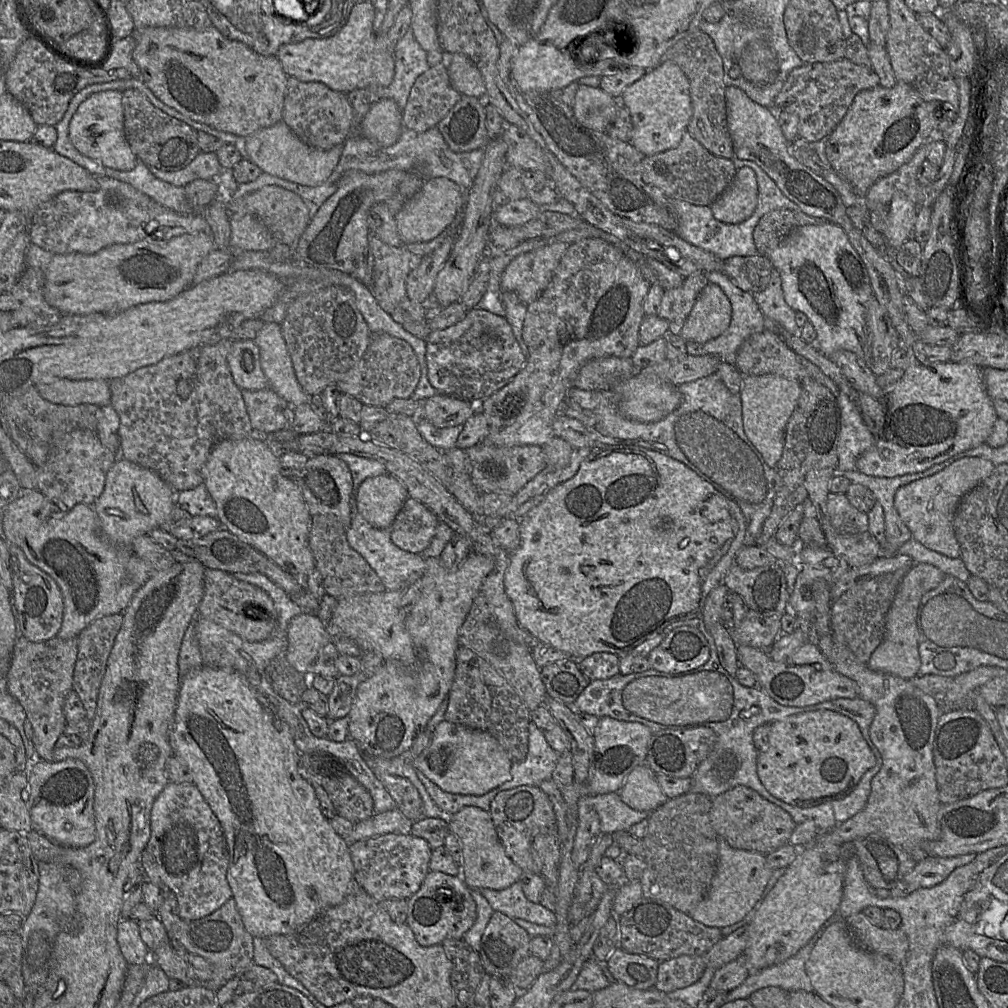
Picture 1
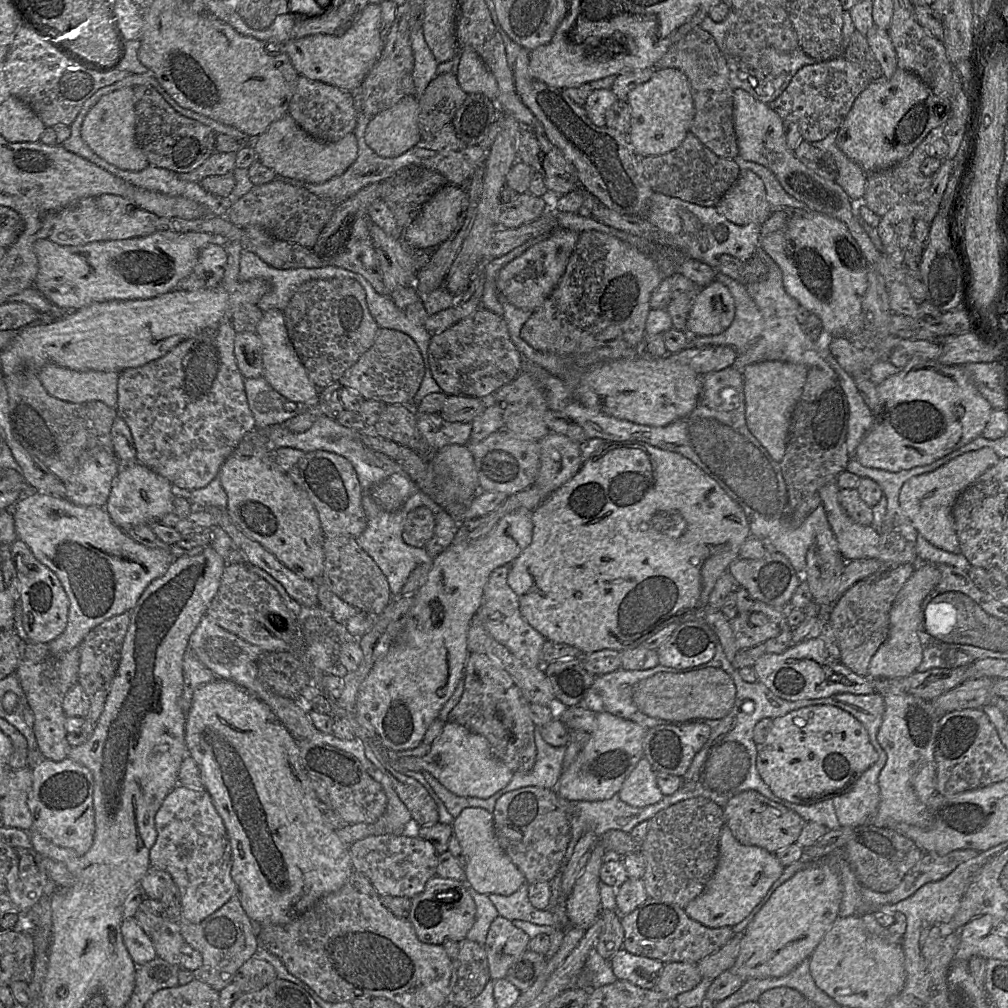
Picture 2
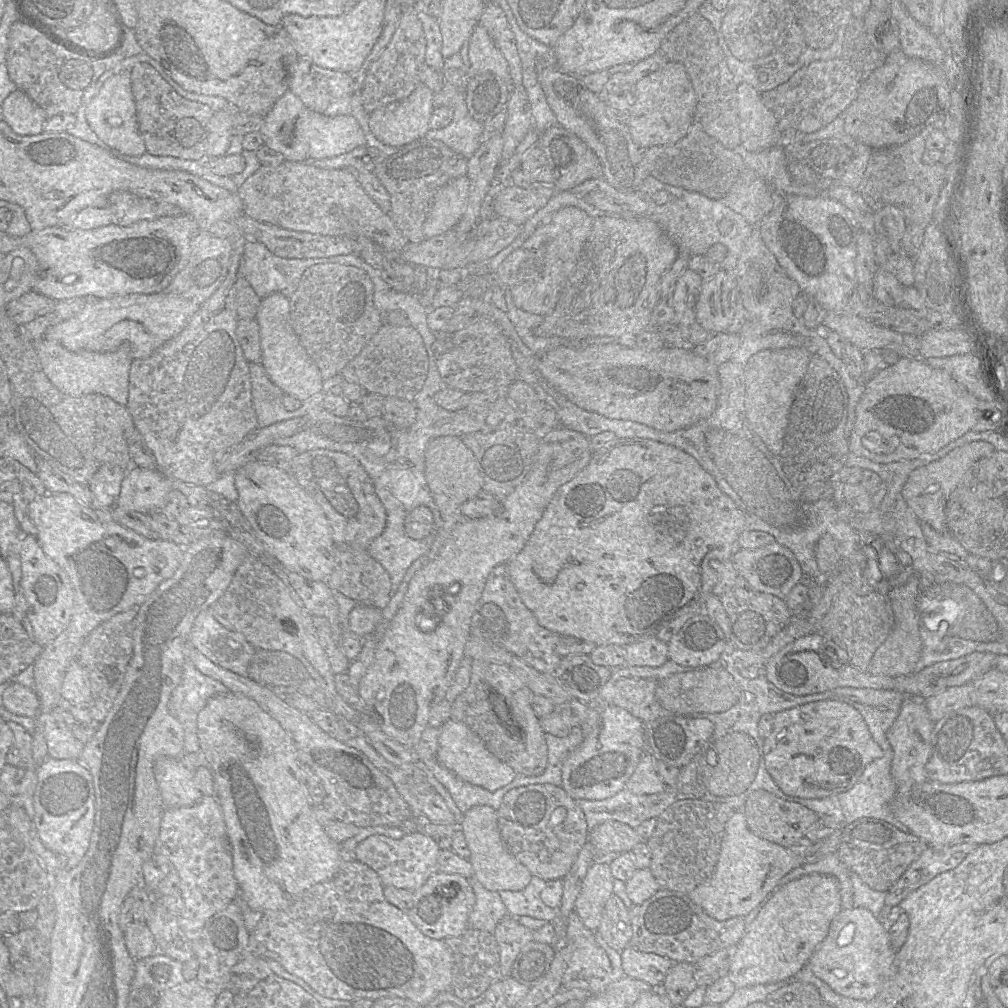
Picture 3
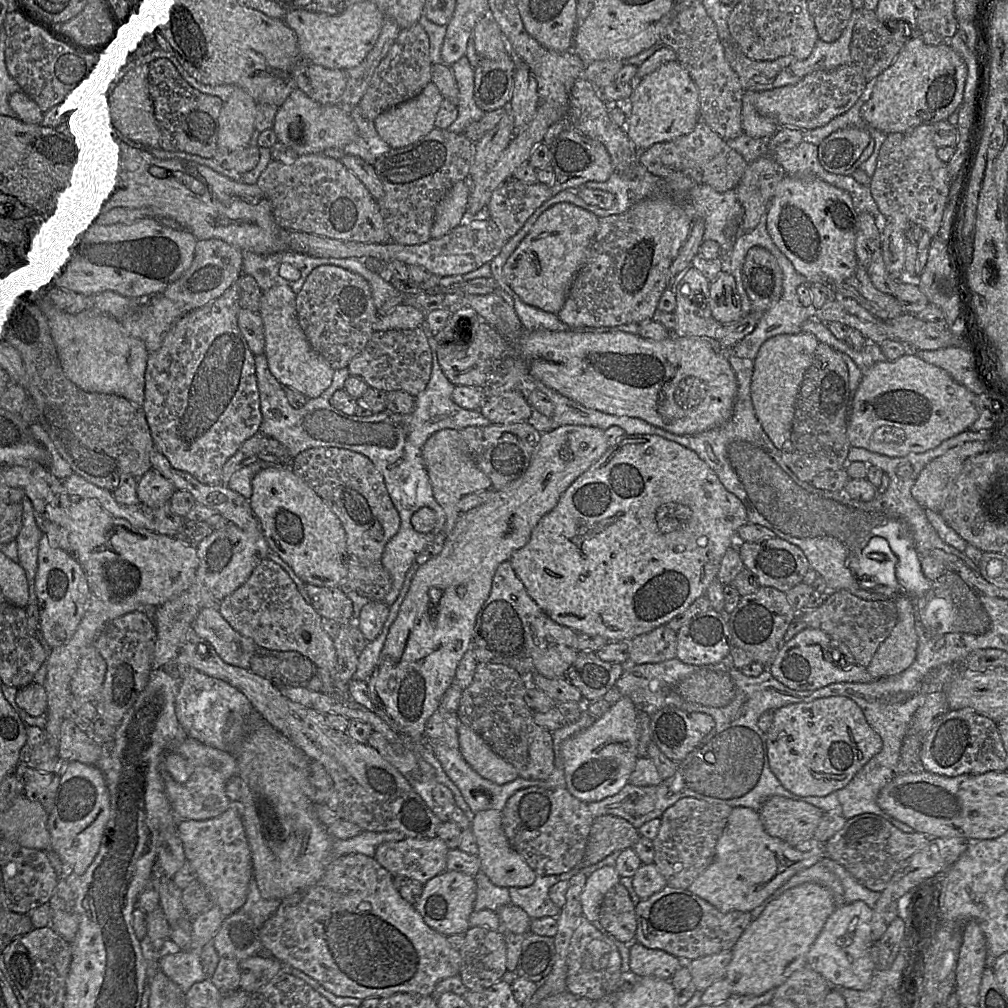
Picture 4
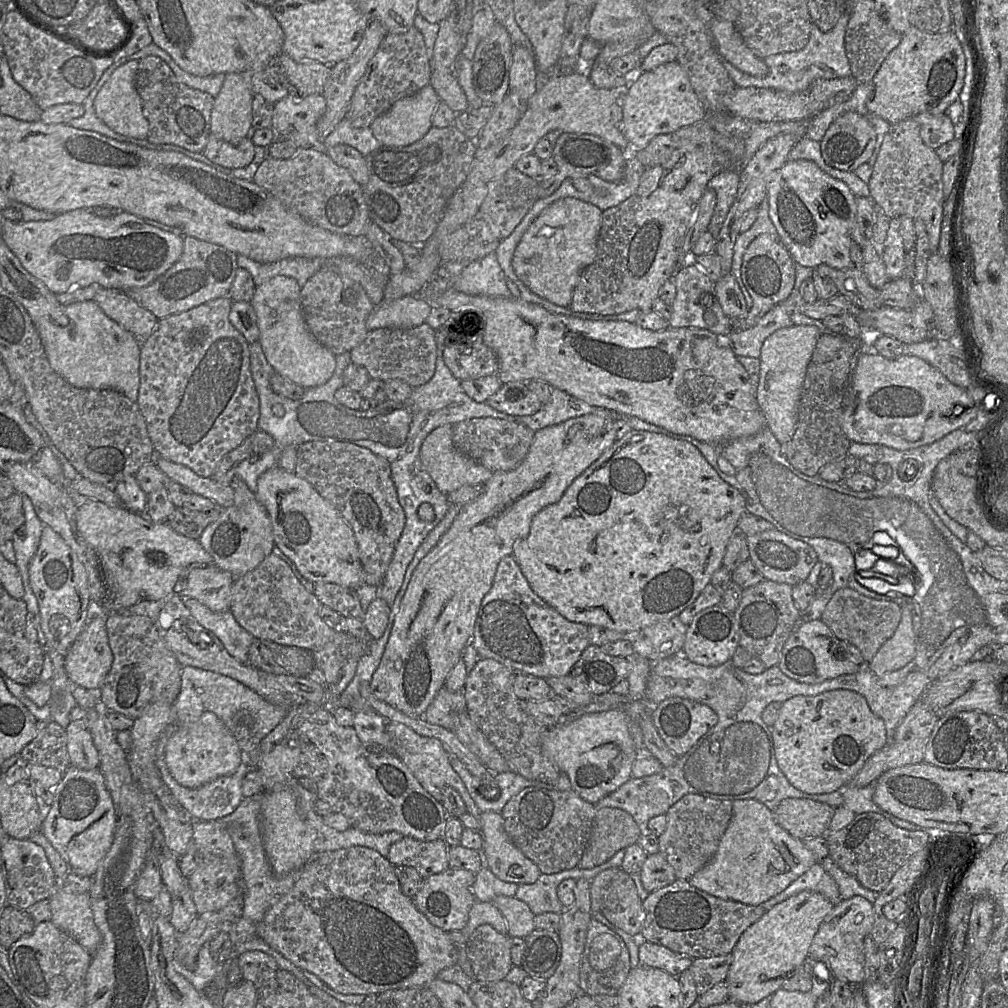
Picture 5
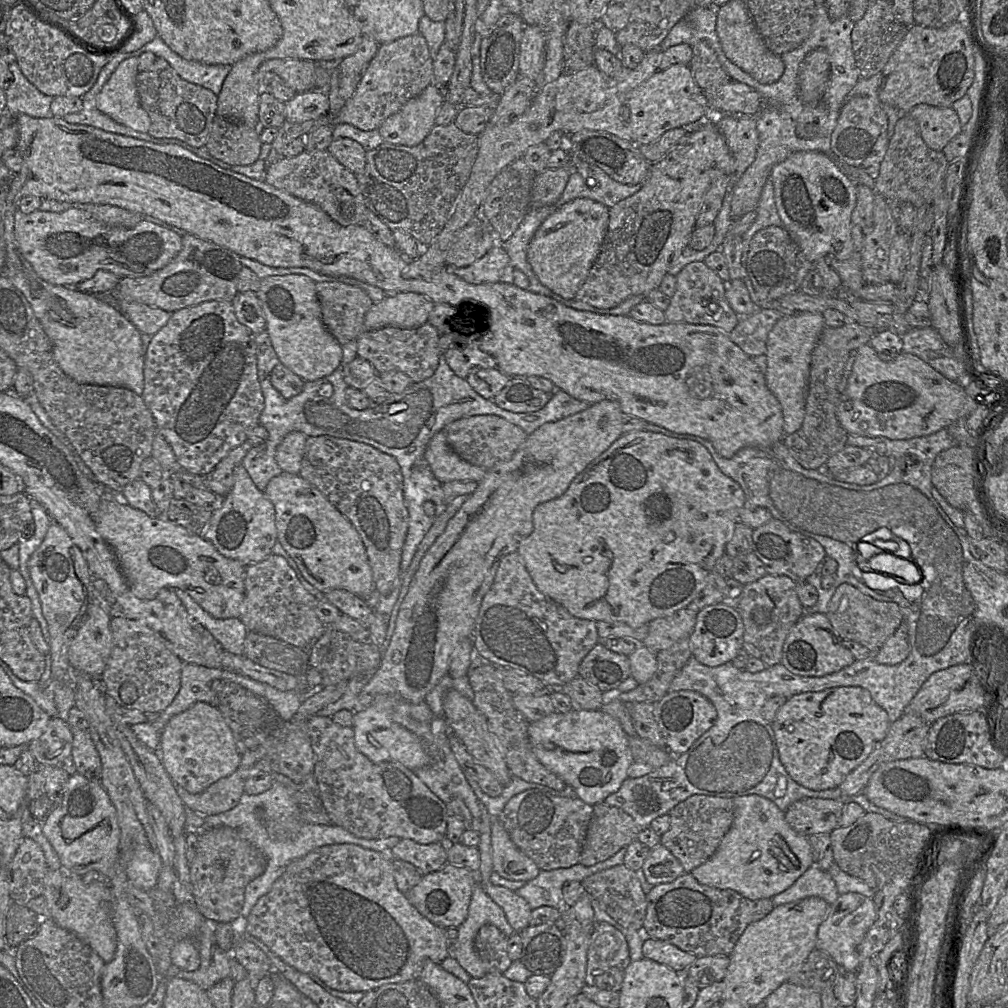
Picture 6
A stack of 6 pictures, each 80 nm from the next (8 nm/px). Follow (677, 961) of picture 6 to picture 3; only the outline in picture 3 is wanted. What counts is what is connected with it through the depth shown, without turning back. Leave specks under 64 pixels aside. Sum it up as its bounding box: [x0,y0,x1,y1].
[621,945,674,988]

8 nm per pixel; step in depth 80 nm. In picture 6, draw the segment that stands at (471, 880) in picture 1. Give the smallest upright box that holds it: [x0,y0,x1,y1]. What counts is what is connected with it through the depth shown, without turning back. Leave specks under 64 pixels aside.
[491,819,541,882]

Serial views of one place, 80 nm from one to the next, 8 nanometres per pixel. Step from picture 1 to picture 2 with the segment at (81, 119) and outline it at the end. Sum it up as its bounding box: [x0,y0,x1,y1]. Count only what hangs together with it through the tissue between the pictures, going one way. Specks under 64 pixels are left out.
[73,84,148,170]

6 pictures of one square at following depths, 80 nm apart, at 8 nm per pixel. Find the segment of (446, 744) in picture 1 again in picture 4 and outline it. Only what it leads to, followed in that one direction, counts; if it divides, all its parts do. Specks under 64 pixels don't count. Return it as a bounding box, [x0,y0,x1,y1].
[459,724,518,785]

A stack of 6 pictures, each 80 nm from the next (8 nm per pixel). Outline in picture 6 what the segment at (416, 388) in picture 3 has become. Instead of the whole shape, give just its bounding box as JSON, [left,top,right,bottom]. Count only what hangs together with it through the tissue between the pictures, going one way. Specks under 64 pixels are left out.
[355,322,441,382]

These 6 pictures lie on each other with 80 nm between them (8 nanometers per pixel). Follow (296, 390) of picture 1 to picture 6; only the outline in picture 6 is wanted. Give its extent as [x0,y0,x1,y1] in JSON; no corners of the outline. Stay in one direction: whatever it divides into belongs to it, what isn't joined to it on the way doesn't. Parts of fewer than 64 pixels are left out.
[254,274,342,381]

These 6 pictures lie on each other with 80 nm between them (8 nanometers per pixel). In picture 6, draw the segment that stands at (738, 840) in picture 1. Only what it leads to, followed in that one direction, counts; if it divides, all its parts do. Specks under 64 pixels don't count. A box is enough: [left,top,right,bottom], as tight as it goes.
[784,798,844,837]

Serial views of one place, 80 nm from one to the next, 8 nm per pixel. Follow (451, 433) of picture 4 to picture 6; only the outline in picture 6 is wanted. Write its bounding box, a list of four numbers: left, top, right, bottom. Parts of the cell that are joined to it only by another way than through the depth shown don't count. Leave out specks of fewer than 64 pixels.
[424,430,486,483]

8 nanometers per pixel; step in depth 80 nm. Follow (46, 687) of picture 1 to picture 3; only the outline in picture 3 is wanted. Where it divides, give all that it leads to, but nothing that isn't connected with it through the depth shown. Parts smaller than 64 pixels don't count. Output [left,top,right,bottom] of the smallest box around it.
[36,703,84,760]

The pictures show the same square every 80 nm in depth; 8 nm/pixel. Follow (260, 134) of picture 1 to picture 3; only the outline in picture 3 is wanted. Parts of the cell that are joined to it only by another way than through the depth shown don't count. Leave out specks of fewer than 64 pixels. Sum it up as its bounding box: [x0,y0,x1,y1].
[259,91,366,162]

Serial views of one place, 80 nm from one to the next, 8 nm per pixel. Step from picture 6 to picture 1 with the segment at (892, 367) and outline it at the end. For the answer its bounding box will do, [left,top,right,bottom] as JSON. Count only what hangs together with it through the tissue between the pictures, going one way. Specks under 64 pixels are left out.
[857,341,998,478]

